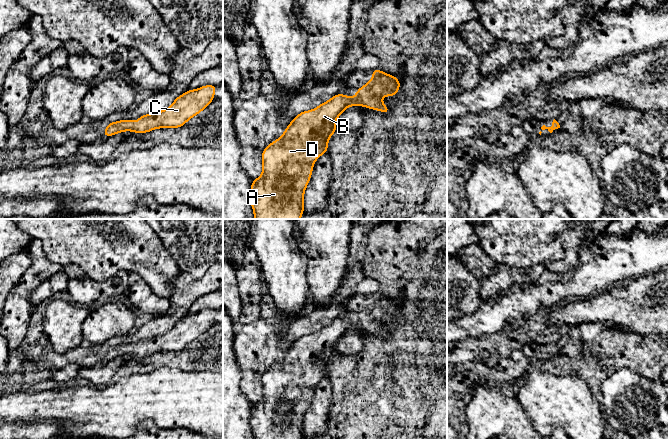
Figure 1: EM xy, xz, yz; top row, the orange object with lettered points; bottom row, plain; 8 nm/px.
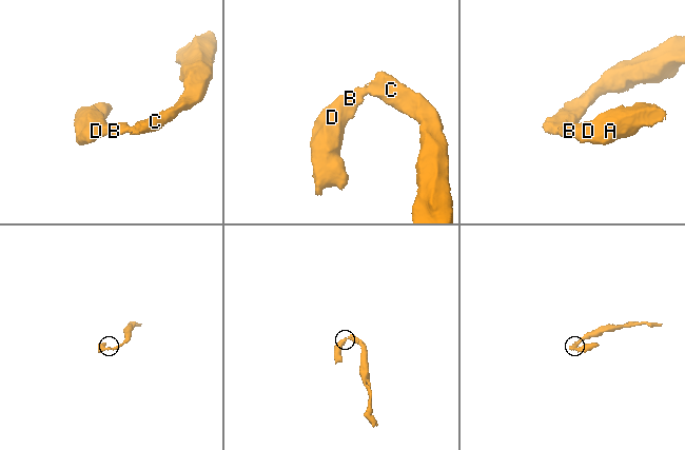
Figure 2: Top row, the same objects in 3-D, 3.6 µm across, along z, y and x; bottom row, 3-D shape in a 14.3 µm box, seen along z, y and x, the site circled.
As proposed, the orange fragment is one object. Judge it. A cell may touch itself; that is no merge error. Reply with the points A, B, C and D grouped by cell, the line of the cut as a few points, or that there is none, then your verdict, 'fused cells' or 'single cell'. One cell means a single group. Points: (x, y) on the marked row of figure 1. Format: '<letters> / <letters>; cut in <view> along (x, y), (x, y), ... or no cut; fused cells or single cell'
A B C D; no cut; single cell

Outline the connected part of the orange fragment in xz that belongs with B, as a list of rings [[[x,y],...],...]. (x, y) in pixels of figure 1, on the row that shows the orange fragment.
[[[379,69],[371,71],[373,78],[370,82],[360,87],[354,93],[357,95],[351,98],[344,94],[334,95],[330,100],[320,104],[317,108],[309,111],[300,112],[287,126],[283,135],[268,144],[261,155],[263,170],[259,178],[251,182],[250,202],[254,211],[254,219],[300,219],[304,212],[304,191],[311,178],[314,162],[325,152],[328,152],[328,140],[338,129],[335,120],[349,106],[364,106],[368,109],[382,111],[385,115],[390,113],[389,107],[386,107],[381,101],[381,97],[395,96],[398,93],[401,83],[399,79],[386,74]]]

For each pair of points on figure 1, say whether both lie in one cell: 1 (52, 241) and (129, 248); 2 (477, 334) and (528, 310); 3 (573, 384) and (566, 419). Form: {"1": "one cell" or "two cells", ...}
{"1": "one cell", "2": "one cell", "3": "one cell"}

